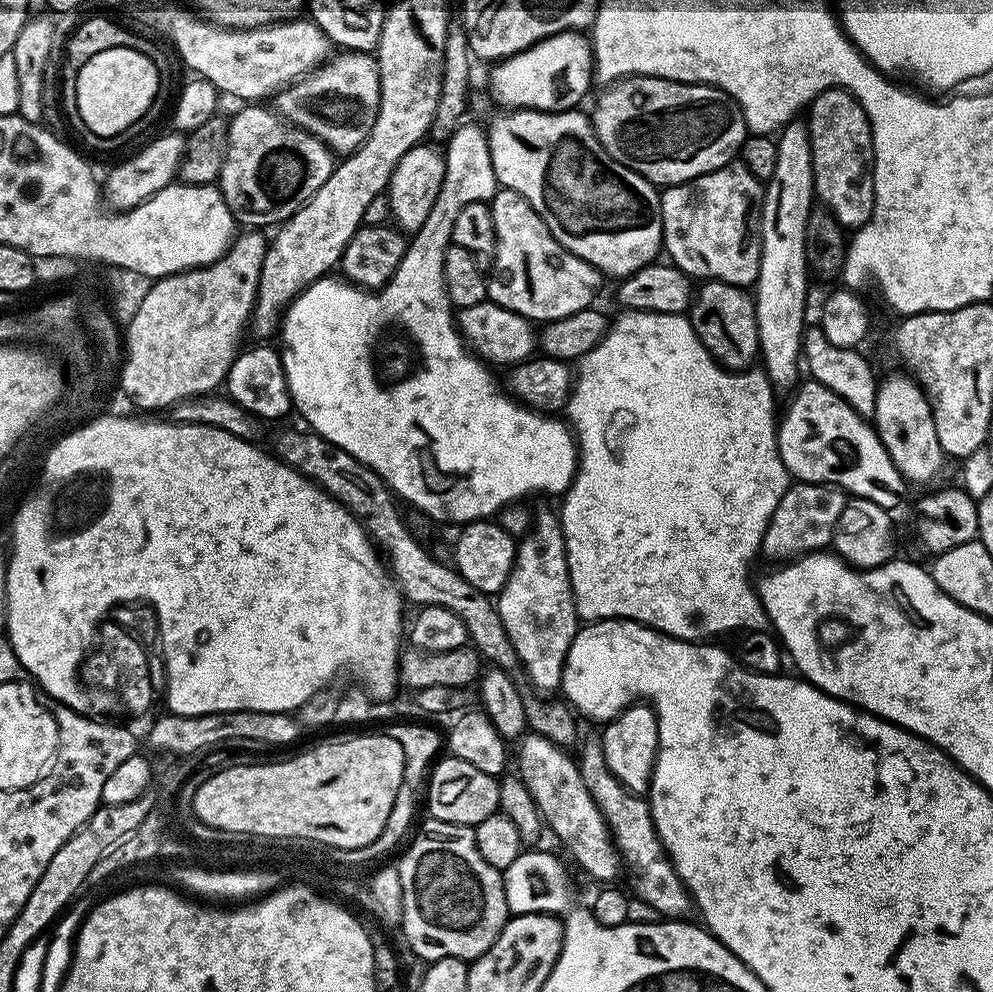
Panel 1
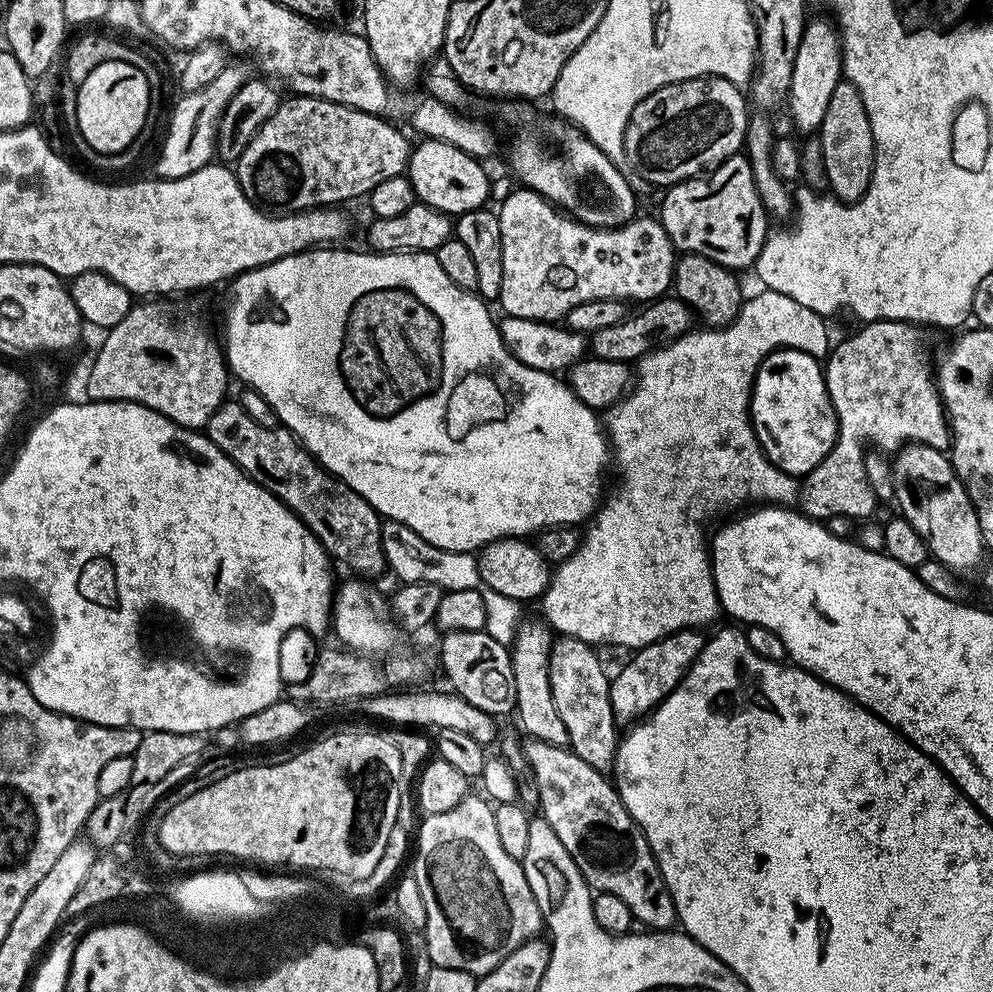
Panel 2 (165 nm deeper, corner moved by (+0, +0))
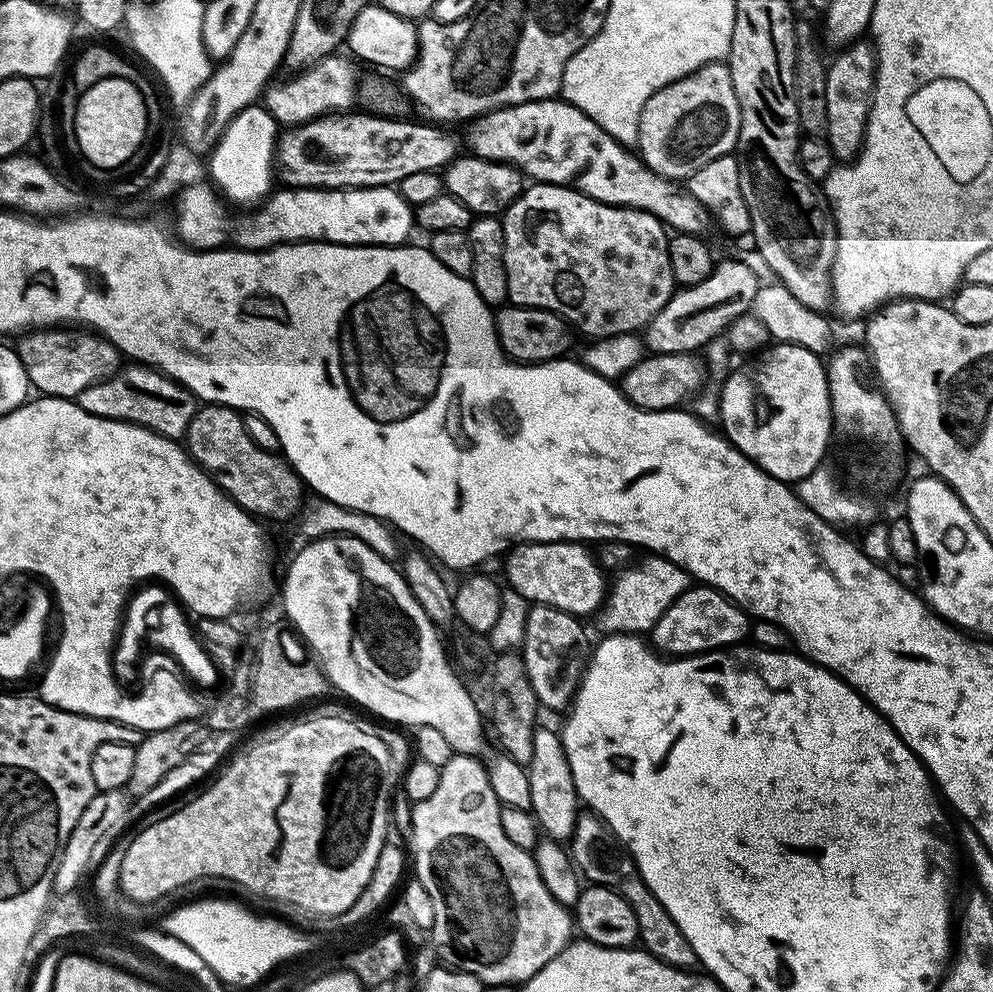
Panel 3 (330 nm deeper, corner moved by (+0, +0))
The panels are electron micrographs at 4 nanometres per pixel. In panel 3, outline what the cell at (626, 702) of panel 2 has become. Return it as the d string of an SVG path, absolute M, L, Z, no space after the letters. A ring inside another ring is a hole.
M689 586L682 595L674 598L666 614L658 618L650 633L650 643L665 657L679 658L714 652L717 648L740 646L749 639L749 636L750 617L743 608L738 607L717 588Z

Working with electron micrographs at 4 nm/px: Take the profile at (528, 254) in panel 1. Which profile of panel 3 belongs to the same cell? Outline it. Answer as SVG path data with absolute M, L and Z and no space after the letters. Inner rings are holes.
M533 183L503 213L508 300L550 310L587 338L639 333L666 306L674 291L668 253L669 233L649 212L603 204L561 184Z

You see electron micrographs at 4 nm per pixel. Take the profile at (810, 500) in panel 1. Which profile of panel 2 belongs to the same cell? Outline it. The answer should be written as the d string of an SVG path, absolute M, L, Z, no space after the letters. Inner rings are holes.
M870 320L867 321L853 336L848 336L840 345L833 347L827 353L826 363L823 365L824 381L826 382L826 390L830 402L836 411L836 427L838 435L835 446L830 450L830 454L826 454L826 458L822 462L818 462L818 466L813 472L809 472L803 477L802 483L798 488L798 508L804 515L809 516L812 520L821 522L832 522L828 520L836 520L839 516L849 516L852 520L860 520L863 516L868 516L878 507L878 501L874 490L871 488L870 479L866 474L866 447L864 448L864 440L869 440L872 446L880 446L876 444L888 444L889 453L895 454L900 451L906 444L925 444L931 448L947 449L952 443L952 429L948 427L948 418L944 411L944 404L940 401L940 390L936 387L934 379L934 364L928 361L928 348L924 345L924 336L919 327L915 324L910 324L906 320Z

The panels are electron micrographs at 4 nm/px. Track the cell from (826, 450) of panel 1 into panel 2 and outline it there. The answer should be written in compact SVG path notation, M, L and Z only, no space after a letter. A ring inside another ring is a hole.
M777 348L769 353L764 361L756 367L756 376L752 380L752 429L756 431L762 450L768 455L768 461L775 468L781 468L793 478L803 478L813 472L830 454L836 444L838 429L836 411L828 397L824 370L821 361L808 353L792 348Z

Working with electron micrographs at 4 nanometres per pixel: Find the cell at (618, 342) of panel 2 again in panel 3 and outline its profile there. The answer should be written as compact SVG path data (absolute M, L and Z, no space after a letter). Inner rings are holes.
M742 258L724 260L721 264L719 261L710 275L702 278L702 282L677 287L666 306L662 306L658 314L654 314L654 318L642 332L647 351L652 354L696 354L707 349L728 325L733 324L739 316L752 312L752 303L761 285L761 277L756 276Z

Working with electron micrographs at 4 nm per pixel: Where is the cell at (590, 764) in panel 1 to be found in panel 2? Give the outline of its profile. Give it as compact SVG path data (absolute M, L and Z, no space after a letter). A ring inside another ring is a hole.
M570 636L557 637L552 644L550 654L550 694L554 694L554 706L558 709L558 714L562 718L562 723L566 726L566 734L568 735L567 747L572 749L574 754L578 754L578 758L582 758L582 762L586 762L586 766L594 766L594 770L608 774L612 772L612 764L616 761L616 747L620 744L621 737L616 736L618 725L614 718L614 710L610 706L610 676L604 673L604 668L599 656L595 653L595 647L591 644L582 642L581 639L572 638Z

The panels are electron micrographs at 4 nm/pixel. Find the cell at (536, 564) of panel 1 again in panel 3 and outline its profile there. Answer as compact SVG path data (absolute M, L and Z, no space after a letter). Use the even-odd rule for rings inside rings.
M543 726L537 727L533 734L533 753L526 767L530 782L531 812L536 817L541 831L547 839L557 842L571 841L576 829L578 797L574 786L574 774L570 774L570 762L560 741L559 731L551 732Z

